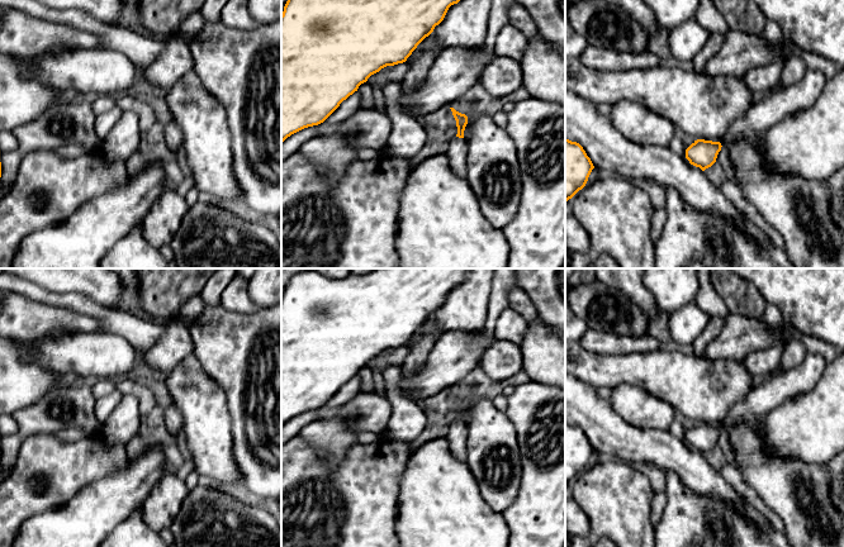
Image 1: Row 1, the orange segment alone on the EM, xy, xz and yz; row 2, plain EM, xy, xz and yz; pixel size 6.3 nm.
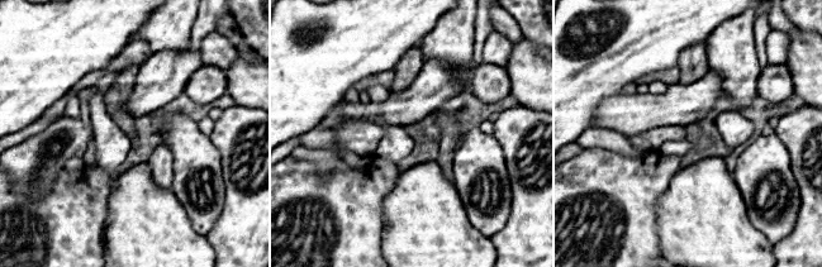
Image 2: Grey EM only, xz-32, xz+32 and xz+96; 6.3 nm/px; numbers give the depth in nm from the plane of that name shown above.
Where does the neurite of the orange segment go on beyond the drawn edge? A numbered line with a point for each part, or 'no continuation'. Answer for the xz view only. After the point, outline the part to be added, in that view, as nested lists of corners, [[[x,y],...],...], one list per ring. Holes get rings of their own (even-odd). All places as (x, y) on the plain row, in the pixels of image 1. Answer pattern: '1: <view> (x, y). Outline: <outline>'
1: xz (456, 436). Outline: [[[454,420],[449,424],[449,431],[446,434],[446,441],[449,442],[450,451],[460,461],[466,461],[468,448],[468,428],[465,422]]]

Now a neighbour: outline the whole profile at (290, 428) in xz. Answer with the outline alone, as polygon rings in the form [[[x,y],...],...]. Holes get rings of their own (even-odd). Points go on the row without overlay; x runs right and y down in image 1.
[[[323,406],[313,410],[304,412],[290,420],[288,420],[283,427],[281,427],[281,444],[286,443],[295,436],[298,436],[299,431],[309,424],[310,422],[316,420],[318,417],[318,412]]]

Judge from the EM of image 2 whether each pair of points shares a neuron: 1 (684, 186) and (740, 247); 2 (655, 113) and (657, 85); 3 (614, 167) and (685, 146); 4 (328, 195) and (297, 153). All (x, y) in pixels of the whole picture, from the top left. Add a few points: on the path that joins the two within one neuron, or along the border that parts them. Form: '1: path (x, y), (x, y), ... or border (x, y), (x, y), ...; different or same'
1: path (697, 201), (725, 232); same
2: border (669, 85), (663, 93), (649, 93); different
3: border (657, 149), (663, 153), (675, 155), (679, 158); different
4: border (290, 156), (312, 162), (323, 175), (329, 171); different

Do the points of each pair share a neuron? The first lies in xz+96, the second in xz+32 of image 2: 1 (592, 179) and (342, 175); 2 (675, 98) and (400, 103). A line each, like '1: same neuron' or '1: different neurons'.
1: same neuron
2: same neuron

